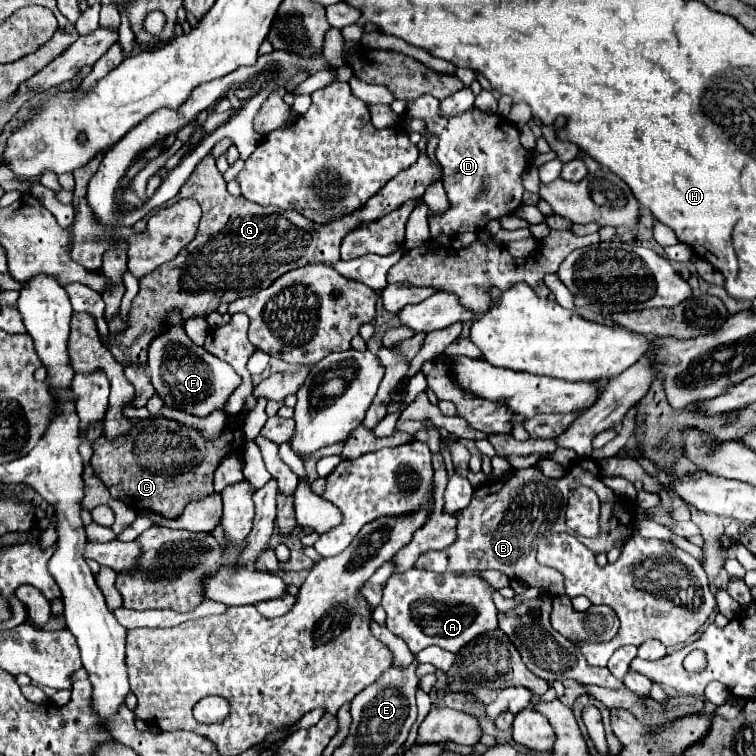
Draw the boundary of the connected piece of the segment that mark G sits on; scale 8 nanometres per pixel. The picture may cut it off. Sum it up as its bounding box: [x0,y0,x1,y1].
[103,155,441,363]

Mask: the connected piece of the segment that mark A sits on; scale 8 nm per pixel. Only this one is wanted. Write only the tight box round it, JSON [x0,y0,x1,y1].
[381,569,497,653]

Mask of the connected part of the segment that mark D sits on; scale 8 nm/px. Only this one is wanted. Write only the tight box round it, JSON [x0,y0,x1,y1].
[407,95,531,240]

